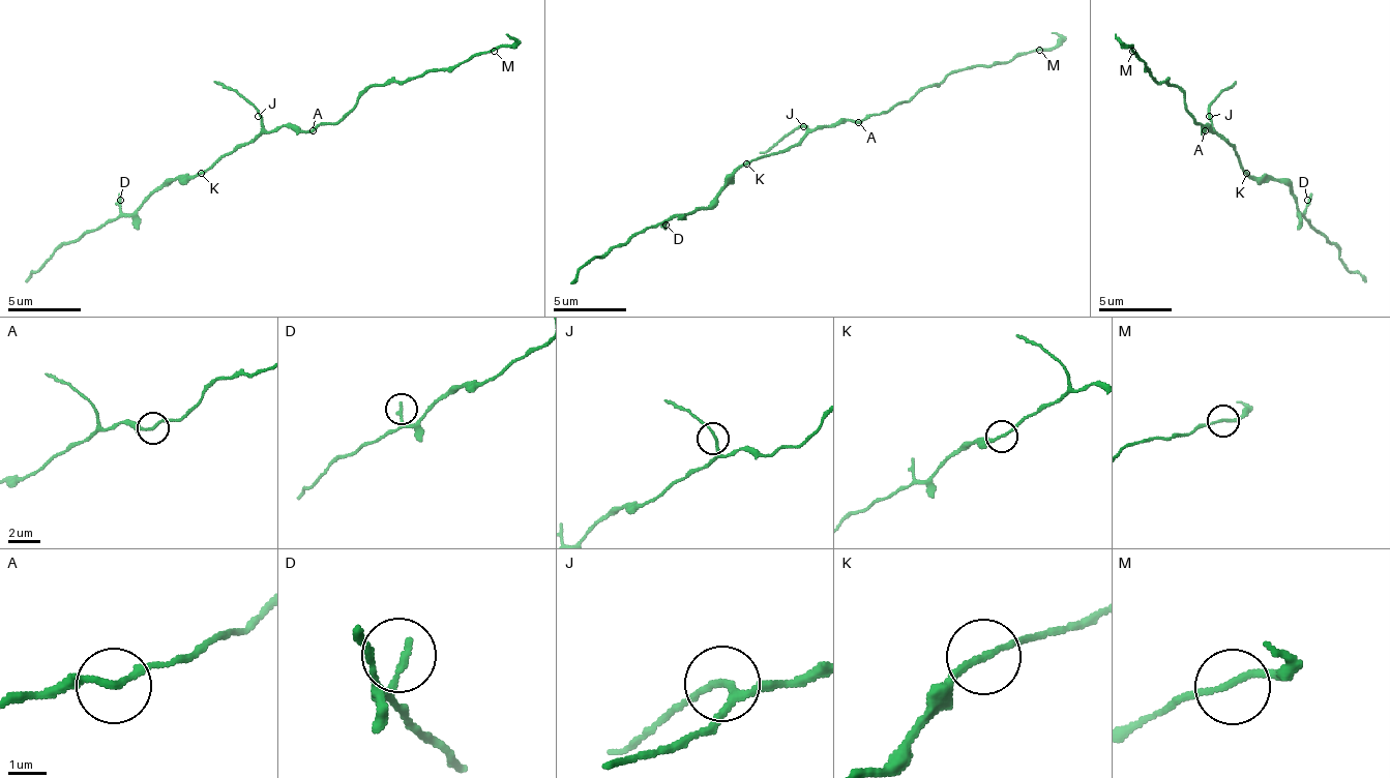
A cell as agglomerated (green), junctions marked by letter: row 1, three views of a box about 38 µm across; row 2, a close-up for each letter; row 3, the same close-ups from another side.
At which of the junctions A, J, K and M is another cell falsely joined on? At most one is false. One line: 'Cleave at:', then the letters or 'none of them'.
Cleave at: none of them

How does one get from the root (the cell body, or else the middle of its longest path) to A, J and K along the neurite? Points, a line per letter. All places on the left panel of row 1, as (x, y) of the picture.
A: (258, 135), (279, 127), (313, 130)
J: (258, 135), (261, 130), (261, 120), (258, 116)
K: (258, 135), (250, 142), (217, 156), (200, 174)

